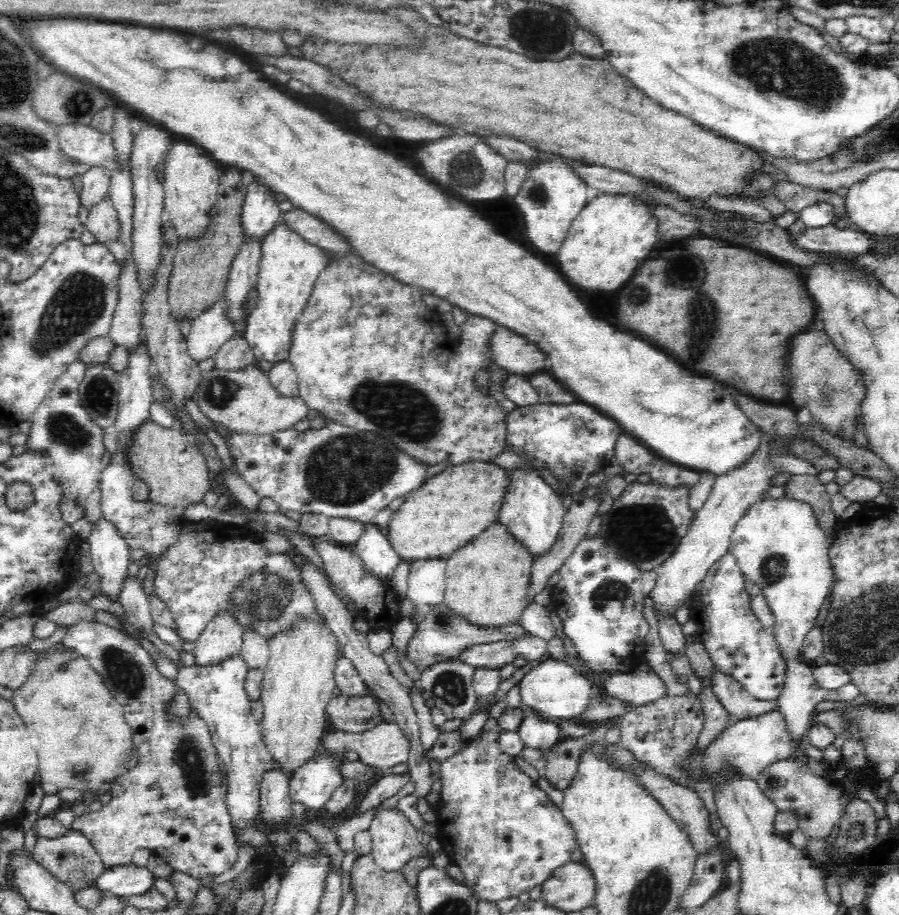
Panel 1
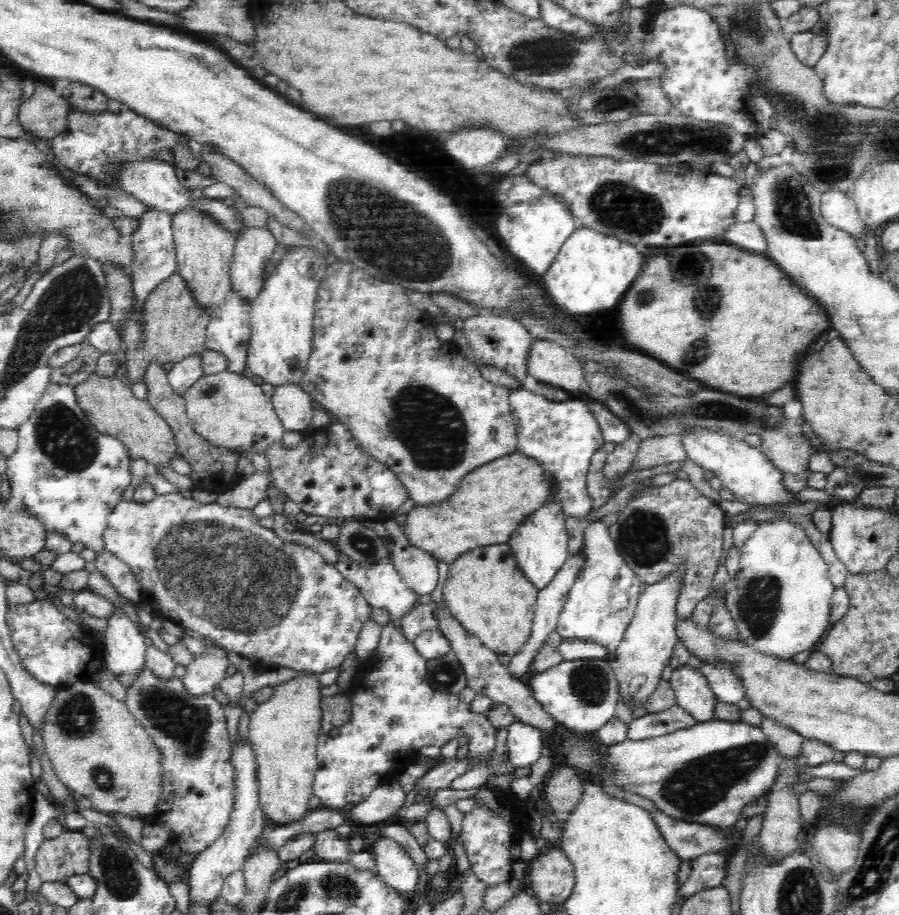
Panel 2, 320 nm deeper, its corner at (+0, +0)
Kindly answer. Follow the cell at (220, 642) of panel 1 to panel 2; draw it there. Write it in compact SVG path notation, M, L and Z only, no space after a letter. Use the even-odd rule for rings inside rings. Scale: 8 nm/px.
M220 643L206 645L205 651L196 653L192 662L185 666L182 680L186 691L192 696L214 693L219 682L227 678L226 670L230 664L228 654Z

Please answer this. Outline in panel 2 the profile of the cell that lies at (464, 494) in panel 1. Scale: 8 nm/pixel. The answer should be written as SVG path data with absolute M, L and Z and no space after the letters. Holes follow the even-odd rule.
M514 452L469 472L460 481L458 488L444 500L427 505L416 505L416 508L407 514L402 529L412 546L422 549L422 552L433 556L437 561L450 564L457 556L474 547L507 543L518 524L539 505L552 498L552 488L547 483L550 483L550 480L546 481L545 472L533 460L527 459L519 452Z

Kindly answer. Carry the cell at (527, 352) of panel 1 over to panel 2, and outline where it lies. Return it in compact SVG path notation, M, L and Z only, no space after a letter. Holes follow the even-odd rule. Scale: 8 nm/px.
M533 340L525 358L525 373L539 383L554 384L568 392L584 388L580 362L554 341Z

